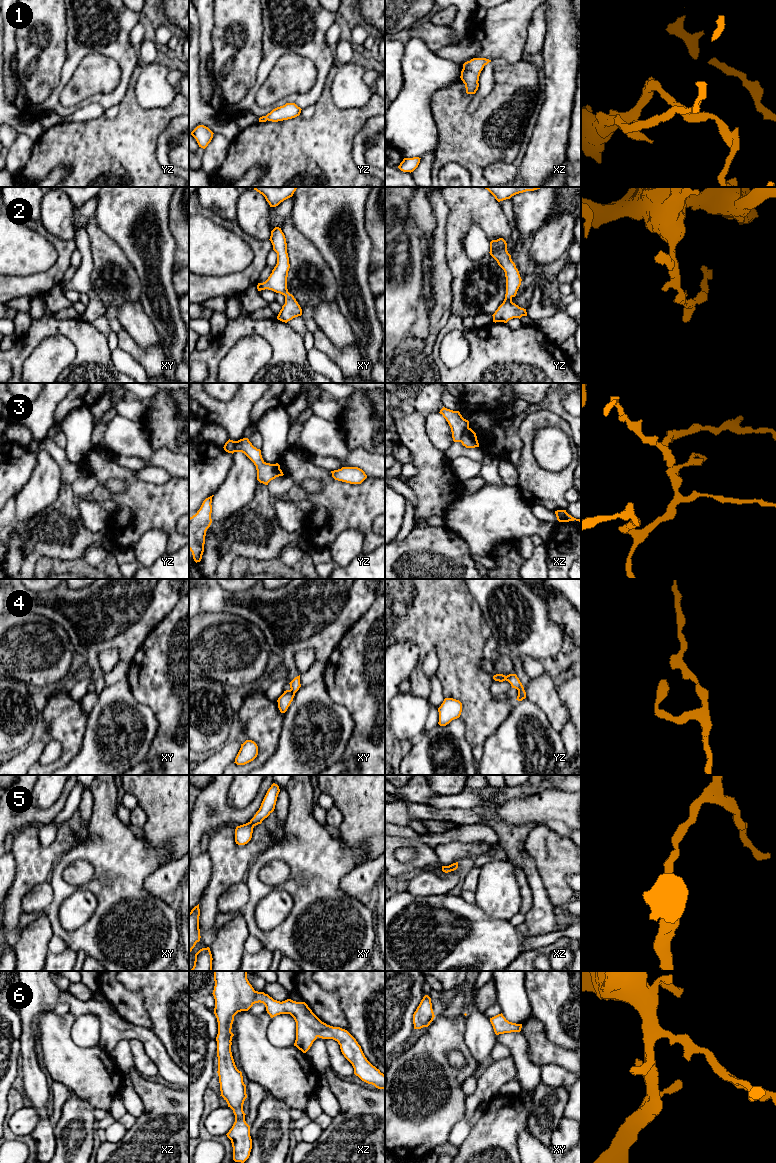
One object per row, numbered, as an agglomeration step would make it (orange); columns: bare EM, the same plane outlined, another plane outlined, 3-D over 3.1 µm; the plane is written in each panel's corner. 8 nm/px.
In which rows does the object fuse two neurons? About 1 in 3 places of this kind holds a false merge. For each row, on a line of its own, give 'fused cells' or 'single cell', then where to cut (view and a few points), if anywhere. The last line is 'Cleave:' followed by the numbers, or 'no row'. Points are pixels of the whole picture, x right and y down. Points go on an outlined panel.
1: single cell | no cut
2: single cell | no cut
3: fused cells | xz (468, 427), (459, 441)
4: single cell | no cut
5: single cell | no cut
6: single cell | no cut
Cleave: 3

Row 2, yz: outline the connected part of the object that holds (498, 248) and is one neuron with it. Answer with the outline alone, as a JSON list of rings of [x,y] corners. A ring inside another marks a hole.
[[[503,238],[490,242],[490,255],[497,261],[504,270],[506,277],[506,294],[503,303],[498,307],[493,316],[493,322],[507,323],[513,318],[527,316],[526,309],[519,307],[512,302],[521,285],[521,277],[511,255],[507,251],[507,243]]]

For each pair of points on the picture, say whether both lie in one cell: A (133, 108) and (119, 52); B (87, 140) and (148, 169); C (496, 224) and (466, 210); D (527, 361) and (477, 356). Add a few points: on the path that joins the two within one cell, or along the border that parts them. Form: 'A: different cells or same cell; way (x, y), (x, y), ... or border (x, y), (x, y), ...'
A: different cells; border (137, 64), (127, 90), (118, 104)
B: same cell; way (102, 153), (118, 168), (133, 169)
C: same cell; way (489, 217), (482, 210), (473, 210)
D: same cell; way (515, 356), (489, 356)

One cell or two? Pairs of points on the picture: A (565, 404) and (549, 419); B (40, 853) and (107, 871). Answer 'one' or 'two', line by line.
A: two
B: two

